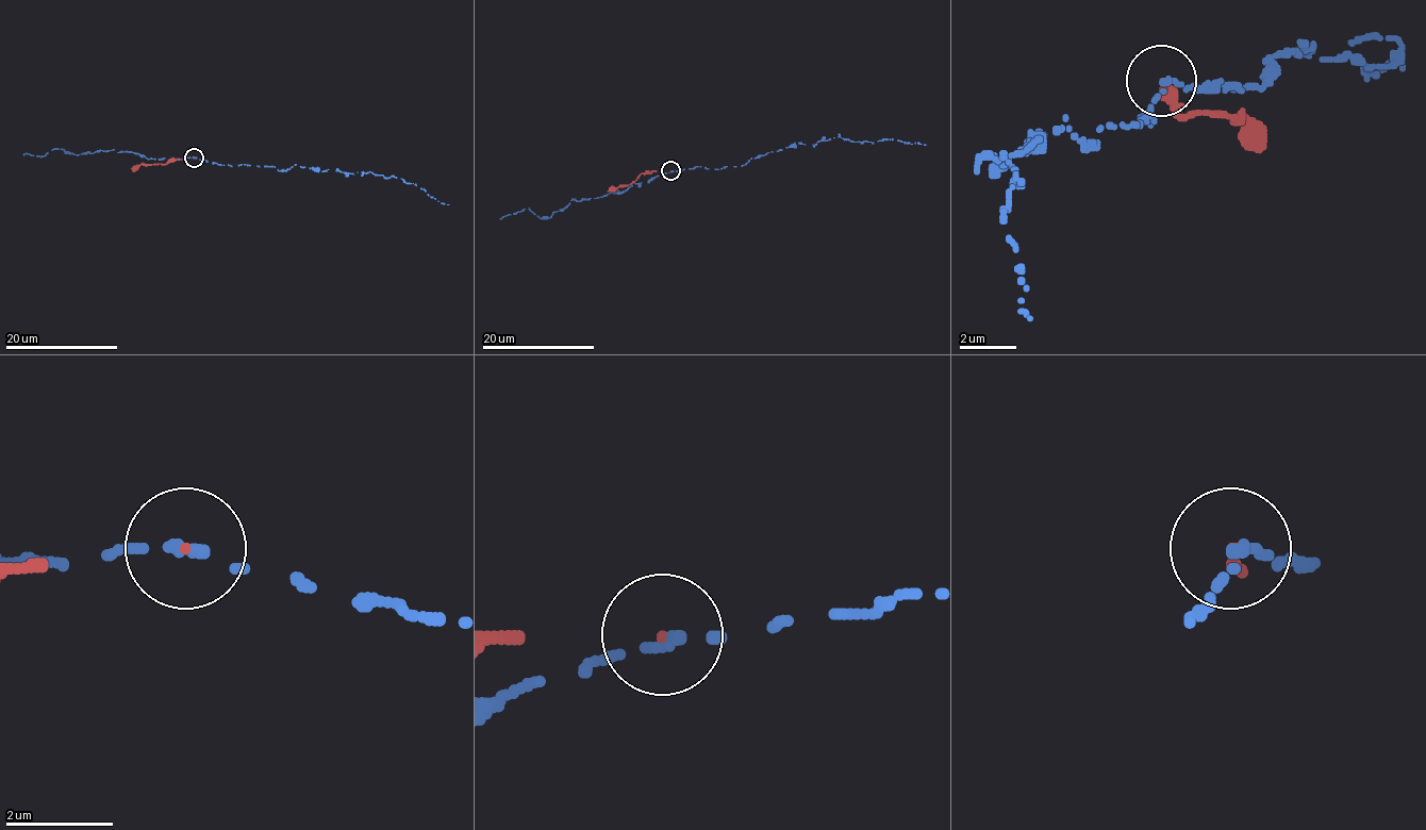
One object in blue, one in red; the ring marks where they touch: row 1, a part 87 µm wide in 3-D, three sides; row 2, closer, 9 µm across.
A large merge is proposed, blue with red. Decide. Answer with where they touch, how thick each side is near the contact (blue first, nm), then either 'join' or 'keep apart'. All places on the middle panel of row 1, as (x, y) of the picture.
place (670, 170); calibres 240 and 70 nm; keep apart

